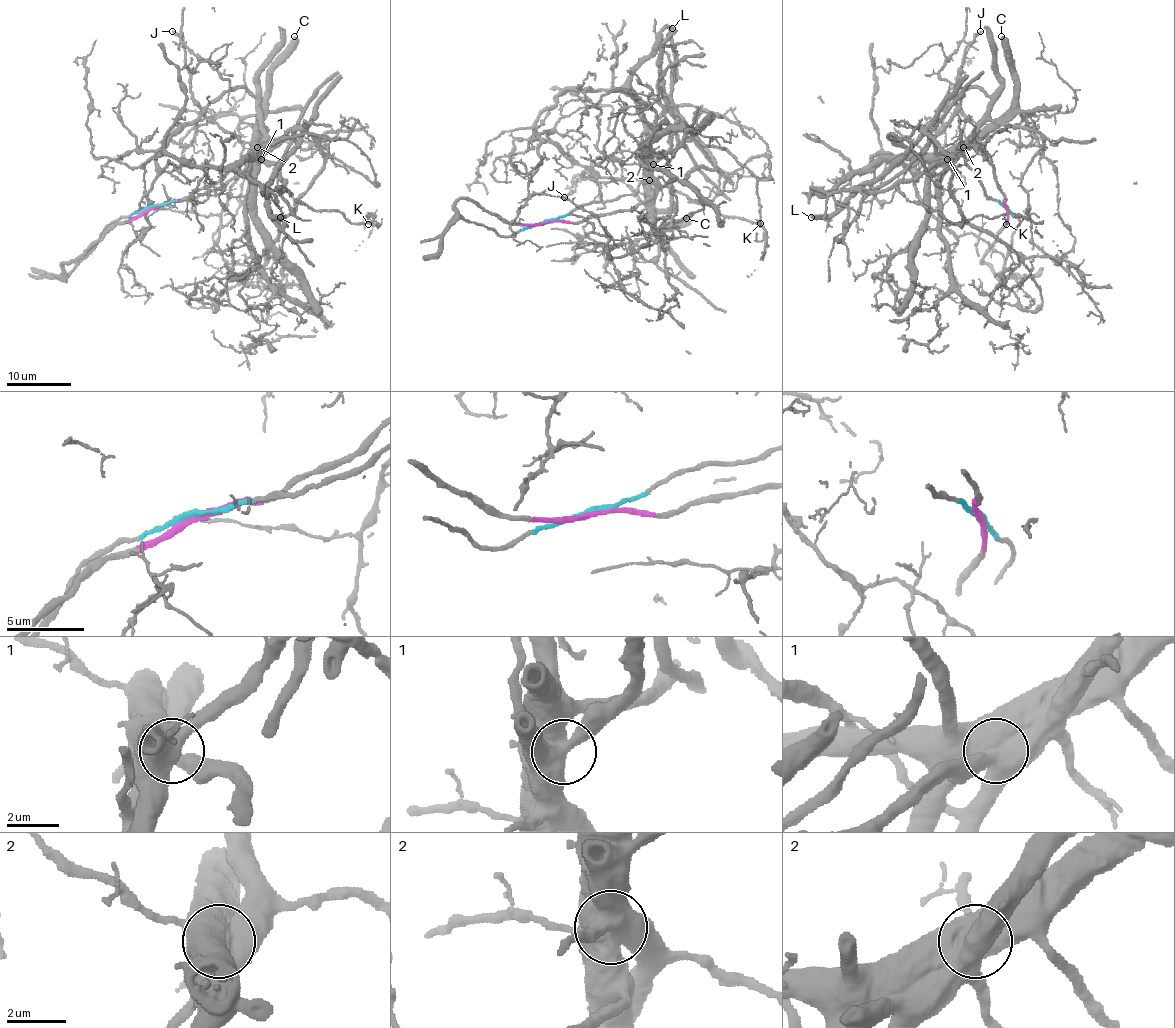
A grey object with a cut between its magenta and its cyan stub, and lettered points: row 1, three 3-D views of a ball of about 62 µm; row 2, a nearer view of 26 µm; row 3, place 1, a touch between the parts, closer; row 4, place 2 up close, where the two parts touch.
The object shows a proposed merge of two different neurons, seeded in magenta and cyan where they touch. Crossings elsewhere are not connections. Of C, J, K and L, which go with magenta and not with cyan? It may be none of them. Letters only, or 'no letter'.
C, J, L

